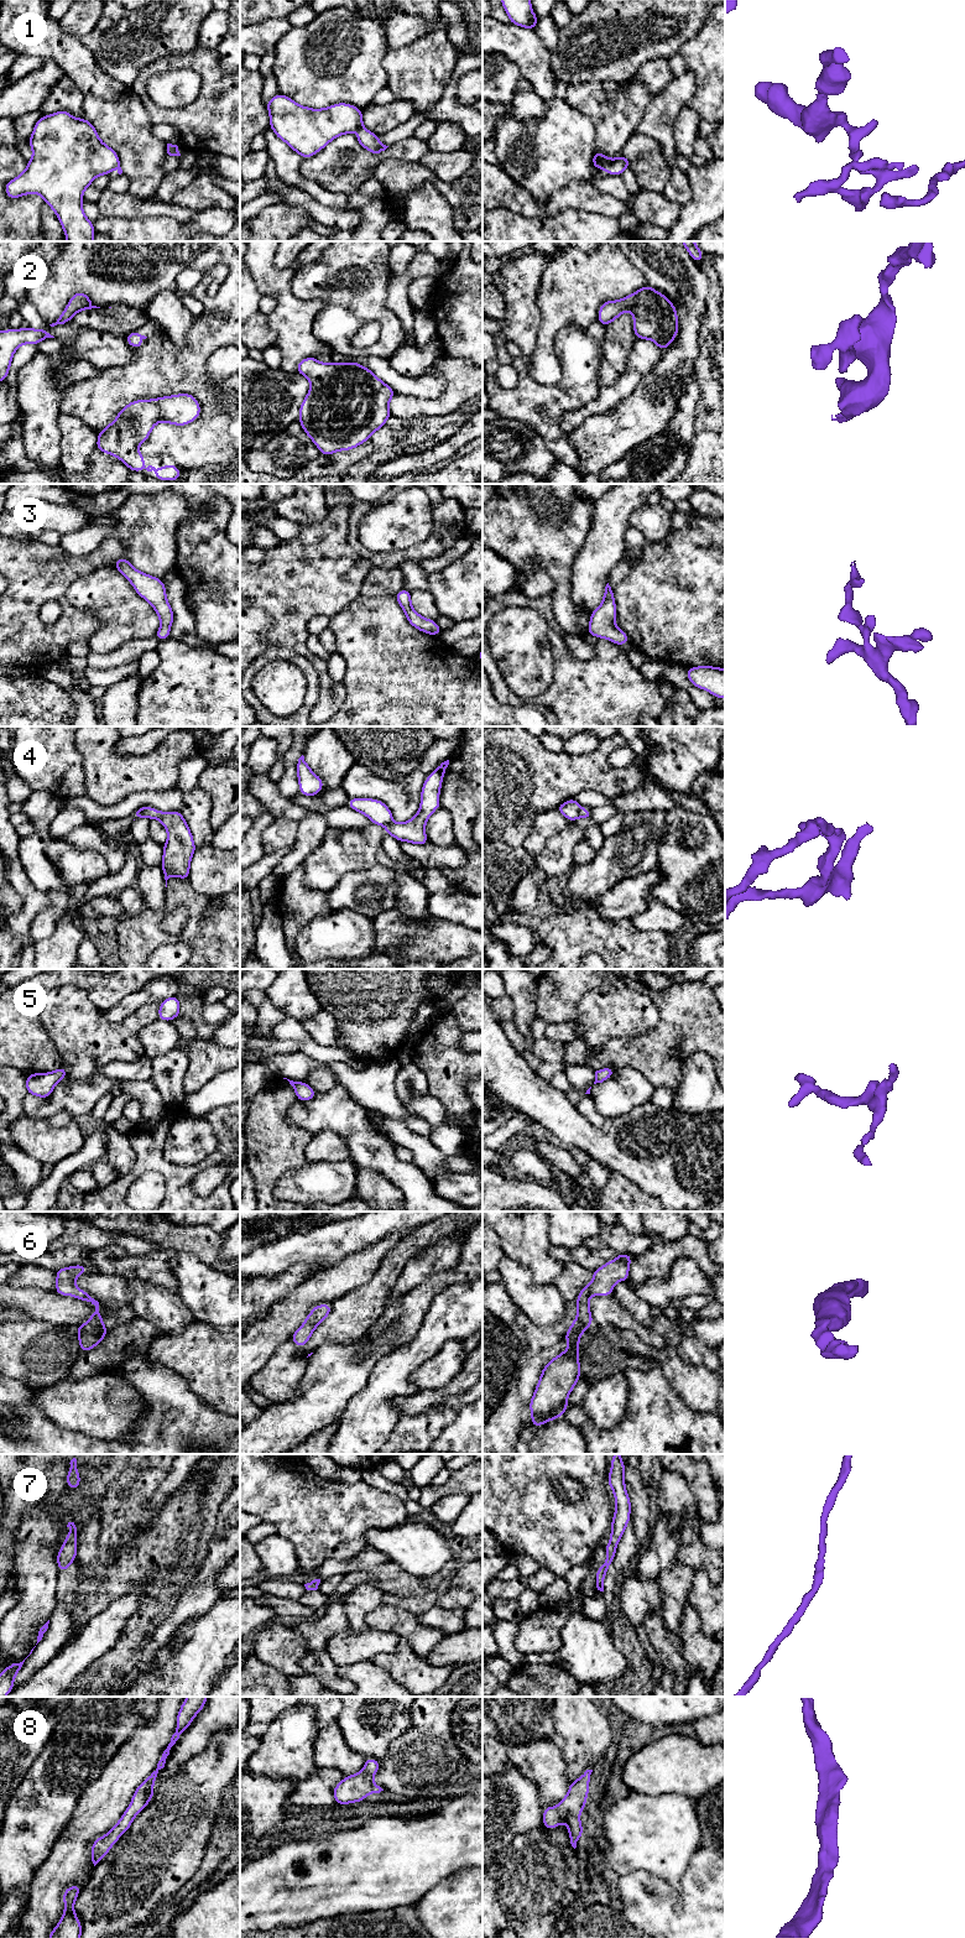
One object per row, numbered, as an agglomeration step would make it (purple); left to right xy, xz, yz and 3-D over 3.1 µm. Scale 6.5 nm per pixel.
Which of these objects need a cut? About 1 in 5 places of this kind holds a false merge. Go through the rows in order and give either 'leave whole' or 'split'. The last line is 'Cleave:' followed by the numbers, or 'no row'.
1: split
2: leave whole
3: leave whole
4: split
5: leave whole
6: leave whole
7: leave whole
8: leave whole
Cleave: 1, 4

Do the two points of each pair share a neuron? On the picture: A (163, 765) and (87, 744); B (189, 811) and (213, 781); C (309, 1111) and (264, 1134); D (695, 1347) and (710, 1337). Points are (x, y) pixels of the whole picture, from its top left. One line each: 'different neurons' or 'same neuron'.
A: same neuron
B: different neurons
C: different neurons
D: different neurons

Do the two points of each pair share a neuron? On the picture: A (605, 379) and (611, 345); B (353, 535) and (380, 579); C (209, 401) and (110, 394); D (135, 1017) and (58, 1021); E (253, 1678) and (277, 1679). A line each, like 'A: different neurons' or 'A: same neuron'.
A: different neurons
B: different neurons
C: same neuron
D: same neuron
E: same neuron

